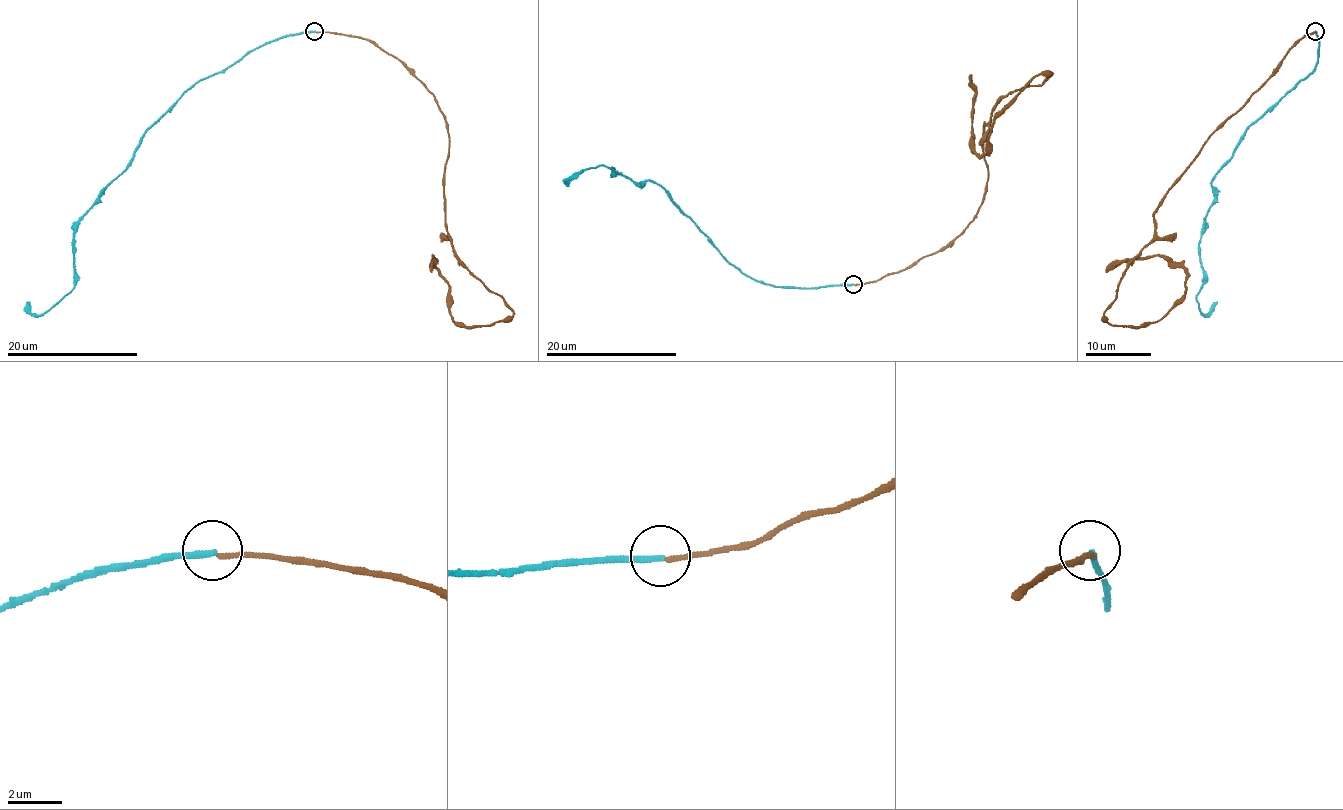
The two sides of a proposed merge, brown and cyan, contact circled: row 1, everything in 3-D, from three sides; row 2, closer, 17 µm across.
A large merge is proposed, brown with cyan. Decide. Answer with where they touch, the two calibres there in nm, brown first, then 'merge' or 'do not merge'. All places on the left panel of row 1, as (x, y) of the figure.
(314, 31) | 180/240 nm | do not merge

